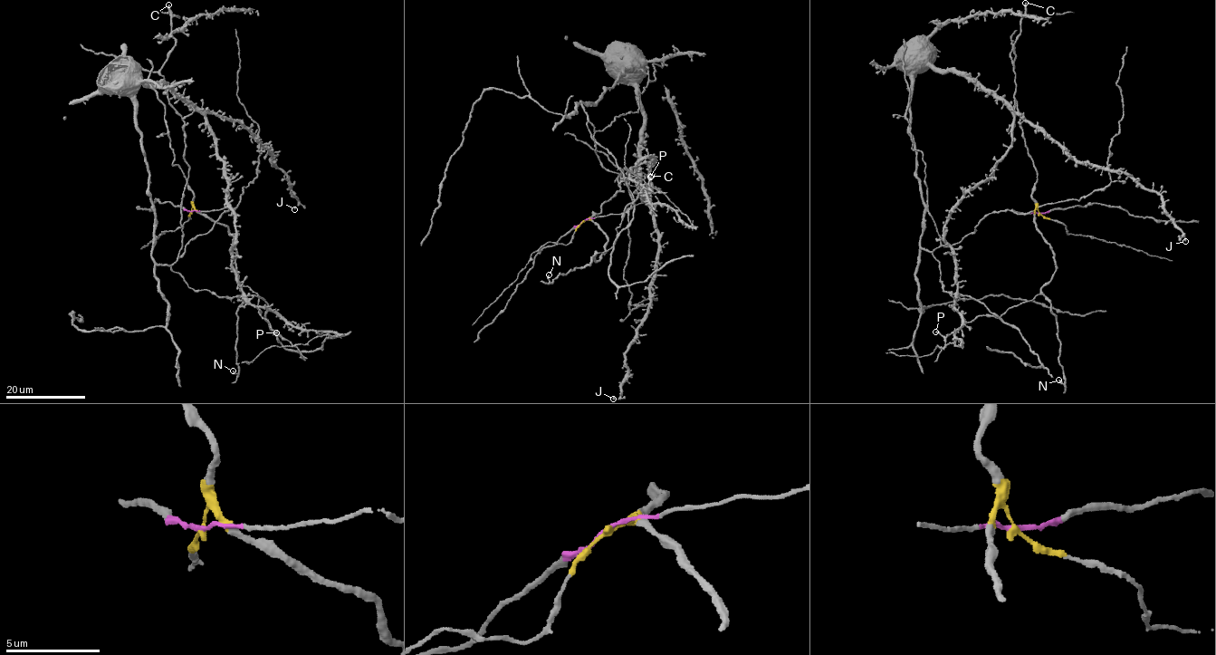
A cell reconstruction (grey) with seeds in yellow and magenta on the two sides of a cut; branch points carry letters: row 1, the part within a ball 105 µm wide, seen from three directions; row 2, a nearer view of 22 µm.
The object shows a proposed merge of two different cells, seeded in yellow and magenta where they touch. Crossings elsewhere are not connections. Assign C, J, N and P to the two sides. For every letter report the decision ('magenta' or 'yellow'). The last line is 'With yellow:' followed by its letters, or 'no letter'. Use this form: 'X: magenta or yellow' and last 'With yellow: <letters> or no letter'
C: yellow
J: magenta
N: yellow
P: yellow
With yellow: C, N, P

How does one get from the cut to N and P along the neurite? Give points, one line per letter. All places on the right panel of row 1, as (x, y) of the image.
N: (1039, 214), (1036, 209), (1033, 218), (1055, 261), (1056, 272), (1041, 293), (1057, 321), (1065, 382), (1059, 380)
P: (1039, 214), (1036, 209), (1033, 218), (1056, 272), (1040, 293), (999, 317), (979, 315), (945, 337), (935, 332)

